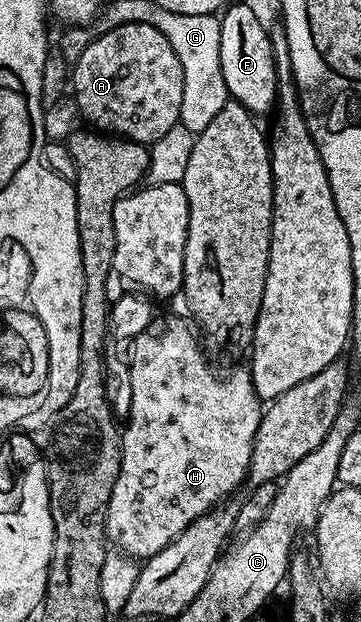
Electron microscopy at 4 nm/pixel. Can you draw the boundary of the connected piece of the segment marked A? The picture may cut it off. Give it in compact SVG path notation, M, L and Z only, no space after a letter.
M125 24L97 37L69 75L75 103L96 132L150 145L180 122L182 69L169 41L152 24Z

